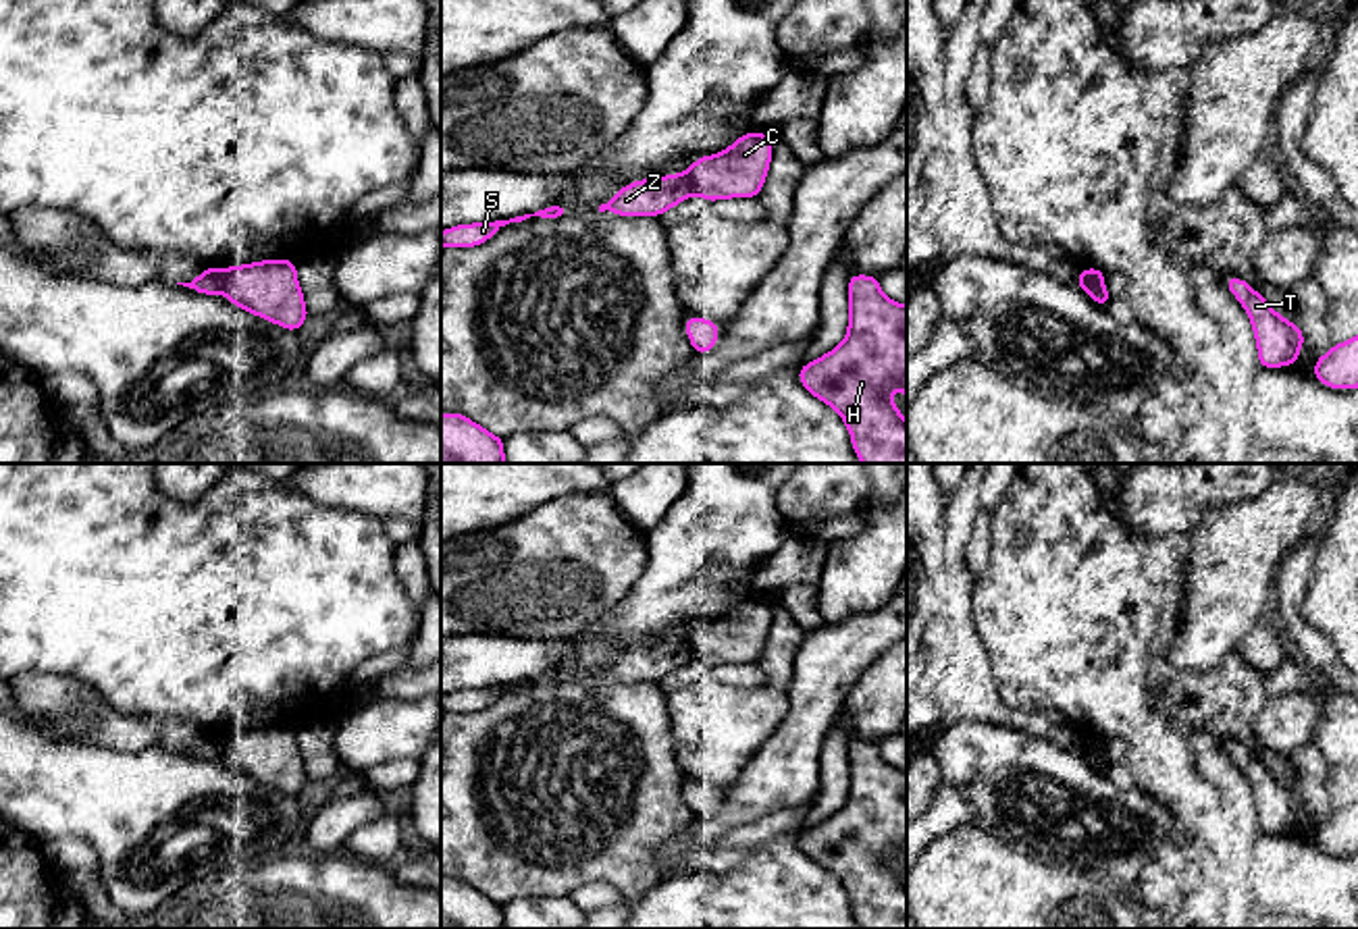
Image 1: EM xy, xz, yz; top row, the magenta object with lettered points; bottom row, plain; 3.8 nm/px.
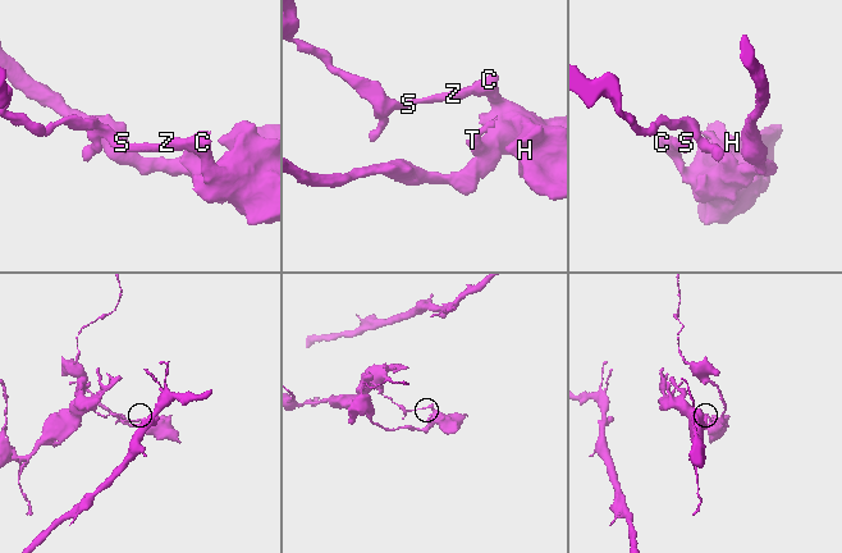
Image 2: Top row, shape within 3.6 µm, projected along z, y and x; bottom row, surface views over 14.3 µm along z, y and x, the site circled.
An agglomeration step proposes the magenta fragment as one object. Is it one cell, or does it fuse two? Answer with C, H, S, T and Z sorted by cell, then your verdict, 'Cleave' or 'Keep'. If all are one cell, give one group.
Groups: C H T / S Z. Cleave

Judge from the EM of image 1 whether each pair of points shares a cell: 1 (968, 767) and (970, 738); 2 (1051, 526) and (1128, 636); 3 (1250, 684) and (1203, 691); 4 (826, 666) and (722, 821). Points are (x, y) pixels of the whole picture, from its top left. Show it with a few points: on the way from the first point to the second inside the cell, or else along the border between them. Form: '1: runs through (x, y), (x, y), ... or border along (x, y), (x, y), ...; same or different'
1: runs through (970, 761), (970, 745); same
2: runs through (1061, 553), (1065, 574), (1101, 609); same
3: runs through (1238, 691), (1215, 691); same
4: runs through (814, 705), (791, 753), (762, 782); same

